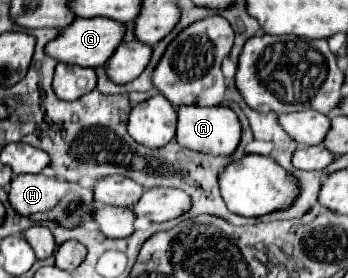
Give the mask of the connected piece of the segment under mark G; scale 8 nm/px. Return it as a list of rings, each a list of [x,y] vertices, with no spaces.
[[[75,18],[73,24],[69,24],[67,28],[63,28],[57,38],[53,38],[47,46],[45,46],[45,54],[51,56],[57,62],[65,62],[65,64],[77,64],[77,66],[105,66],[107,58],[115,52],[115,48],[119,46],[121,38],[123,38],[125,26],[115,22],[115,20],[107,20],[107,18]]]

